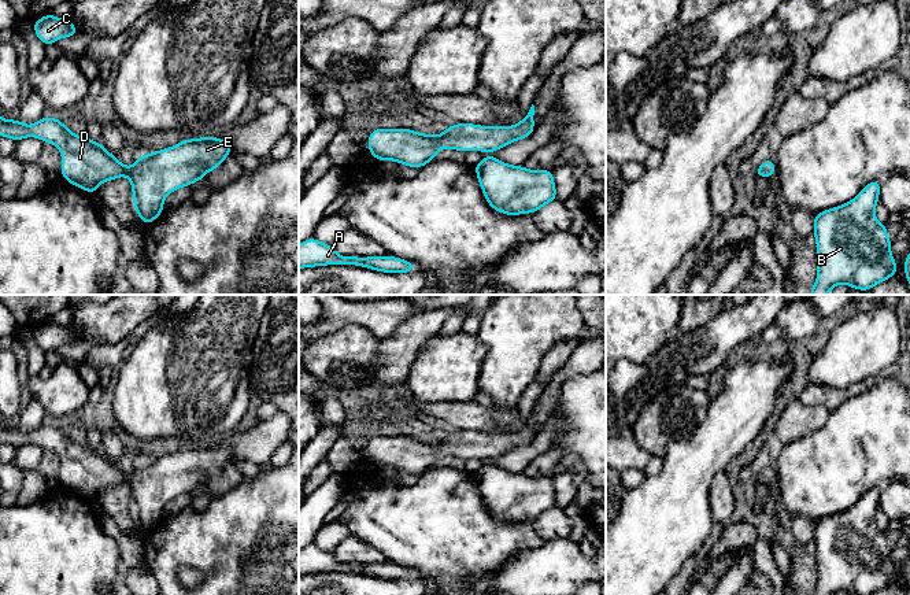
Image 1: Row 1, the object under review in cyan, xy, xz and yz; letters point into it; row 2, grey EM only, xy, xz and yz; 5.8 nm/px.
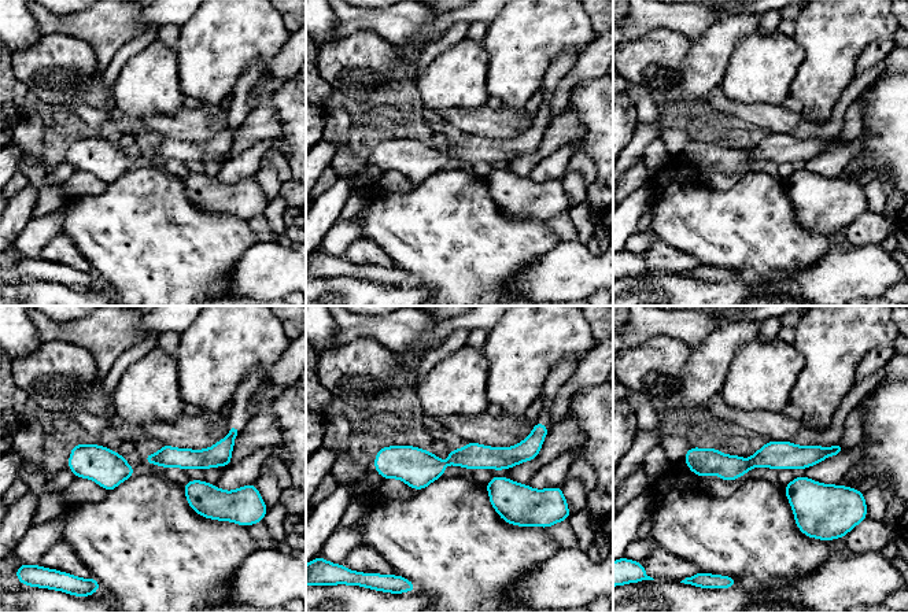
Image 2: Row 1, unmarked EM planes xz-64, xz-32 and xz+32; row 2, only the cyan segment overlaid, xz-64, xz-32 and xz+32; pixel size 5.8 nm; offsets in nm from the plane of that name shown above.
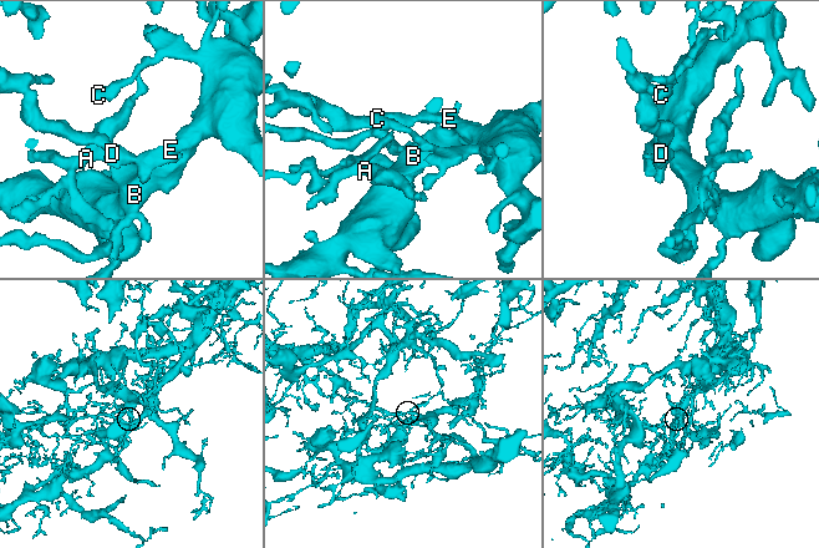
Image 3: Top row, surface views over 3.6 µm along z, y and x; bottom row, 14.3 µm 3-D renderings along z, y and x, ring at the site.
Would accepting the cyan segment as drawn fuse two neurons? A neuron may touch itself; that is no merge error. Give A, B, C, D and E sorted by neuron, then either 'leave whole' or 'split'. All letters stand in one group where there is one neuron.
groups A B C D E; leave whole

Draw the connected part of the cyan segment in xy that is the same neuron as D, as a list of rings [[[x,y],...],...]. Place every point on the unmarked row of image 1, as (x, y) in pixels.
[[[0,424],[0,443],[15,448],[37,444],[56,452],[62,459],[63,485],[92,502],[100,491],[127,483],[136,520],[147,532],[160,524],[169,500],[200,488],[232,461],[232,452],[222,446],[190,446],[141,462],[132,474],[126,474],[101,450],[71,440],[63,429],[51,424],[29,433],[19,425],[7,428]]]

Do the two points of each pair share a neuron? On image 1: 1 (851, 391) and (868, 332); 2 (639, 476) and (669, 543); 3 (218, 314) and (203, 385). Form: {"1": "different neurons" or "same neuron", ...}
{"1": "different neurons", "2": "different neurons", "3": "same neuron"}

